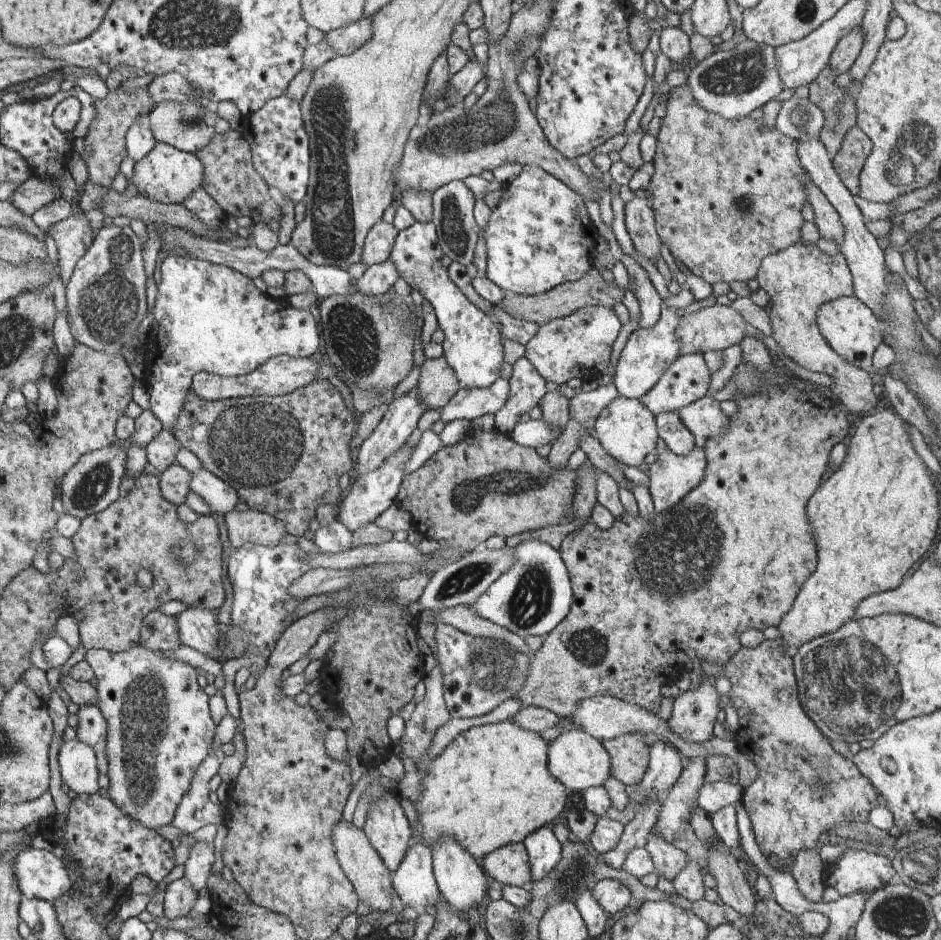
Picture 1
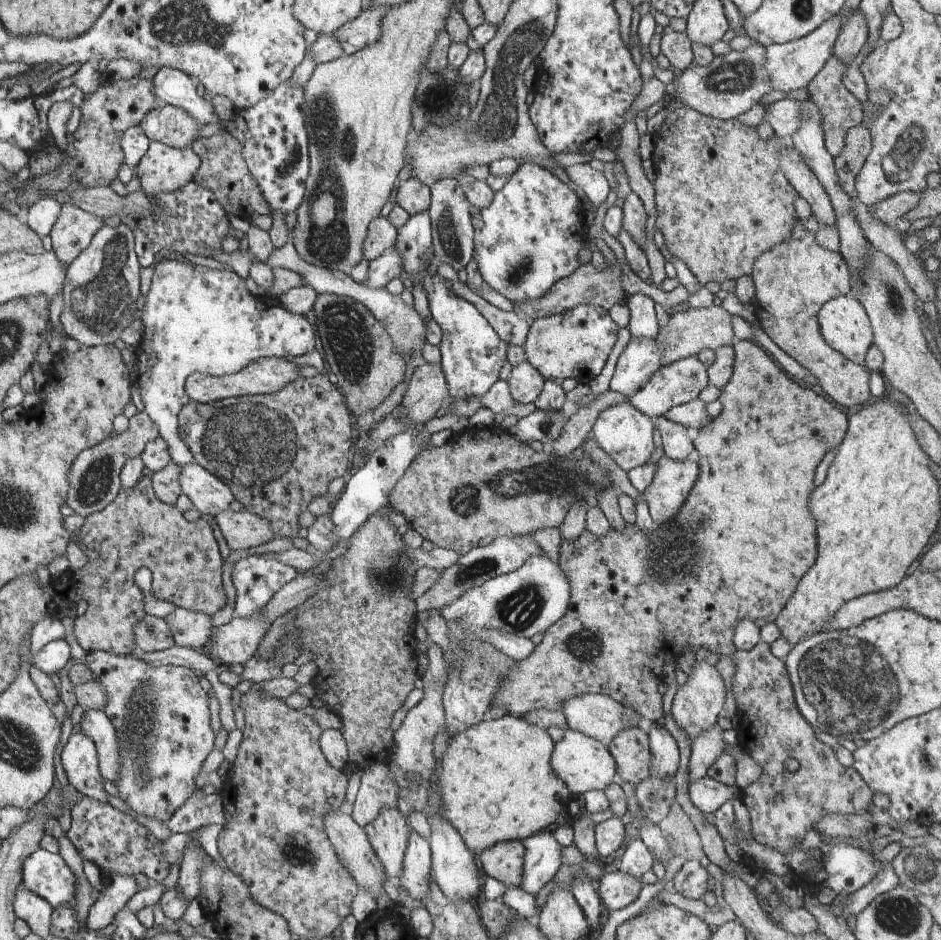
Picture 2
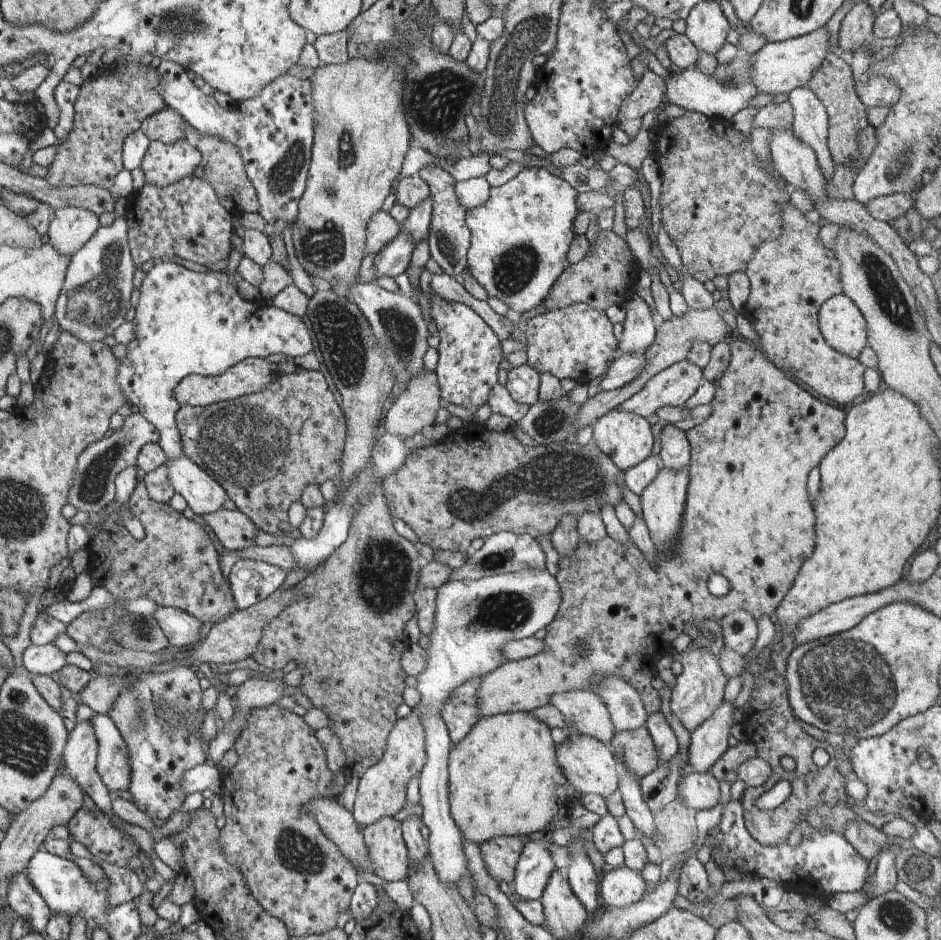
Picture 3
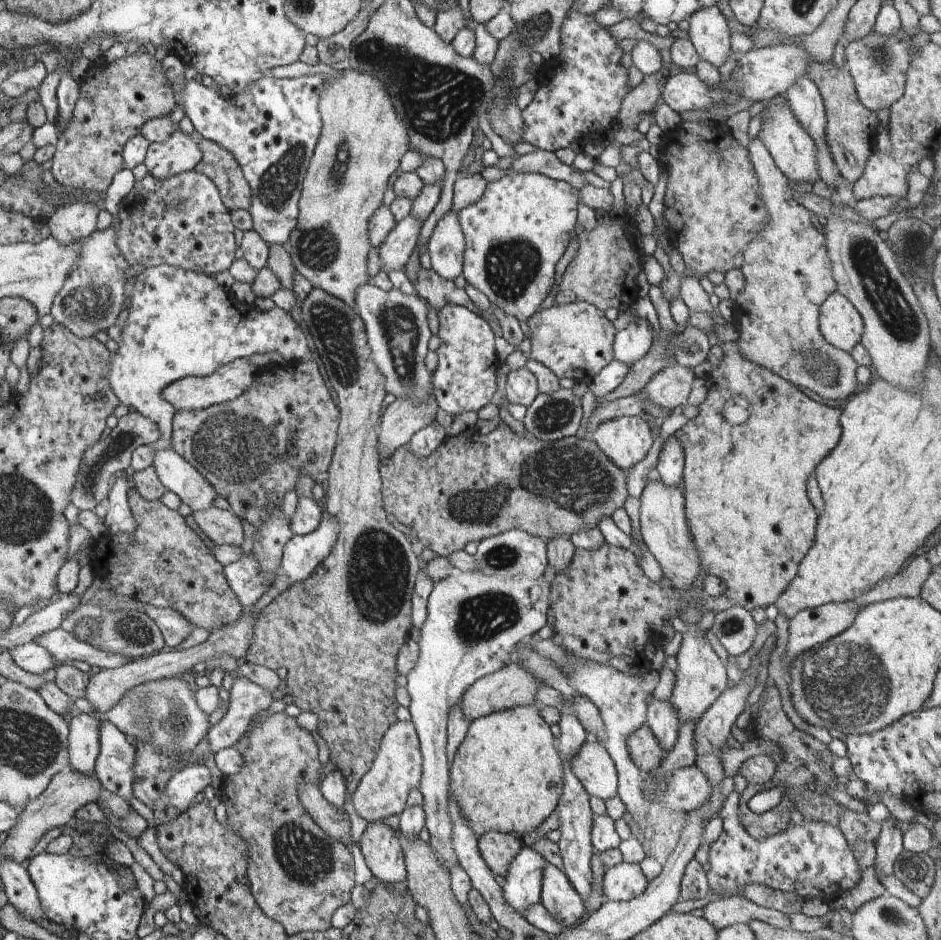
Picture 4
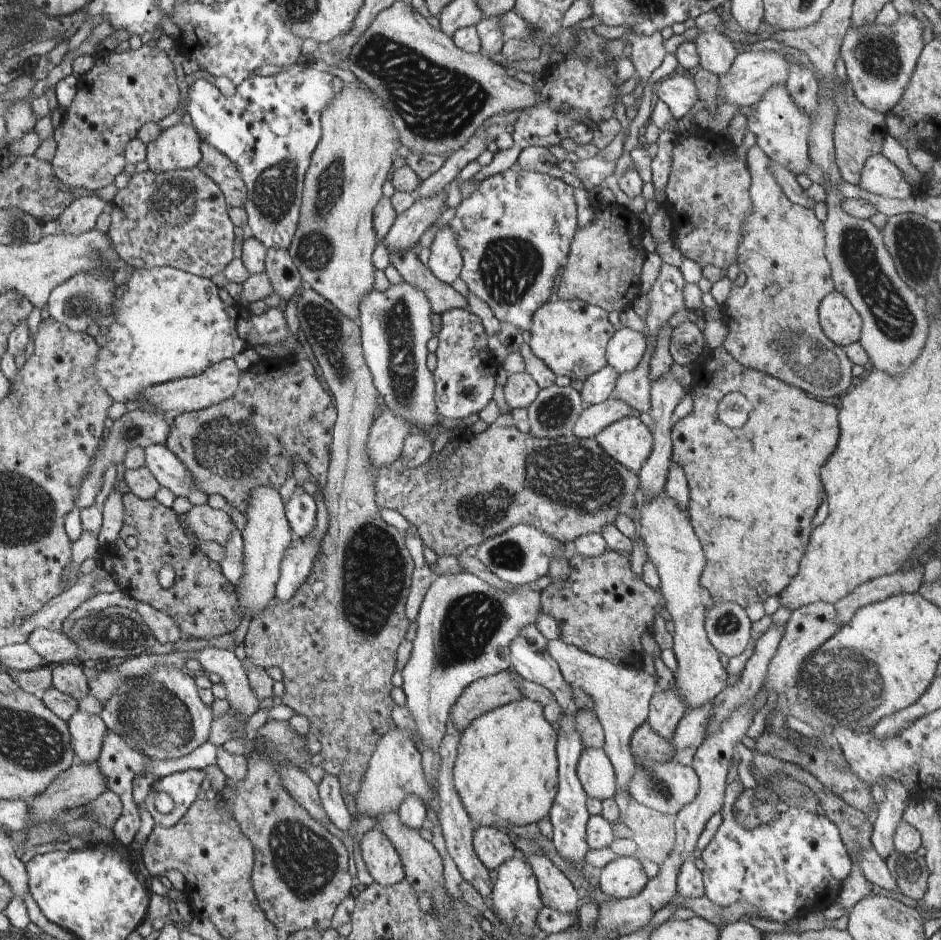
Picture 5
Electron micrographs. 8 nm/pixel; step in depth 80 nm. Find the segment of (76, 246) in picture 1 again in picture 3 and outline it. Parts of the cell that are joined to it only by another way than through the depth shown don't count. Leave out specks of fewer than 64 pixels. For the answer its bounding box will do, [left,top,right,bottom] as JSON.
[48,207,98,257]

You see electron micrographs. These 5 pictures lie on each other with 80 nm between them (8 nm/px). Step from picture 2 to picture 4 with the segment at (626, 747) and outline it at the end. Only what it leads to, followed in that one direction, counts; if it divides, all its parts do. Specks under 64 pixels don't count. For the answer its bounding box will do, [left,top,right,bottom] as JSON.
[625,725,668,774]

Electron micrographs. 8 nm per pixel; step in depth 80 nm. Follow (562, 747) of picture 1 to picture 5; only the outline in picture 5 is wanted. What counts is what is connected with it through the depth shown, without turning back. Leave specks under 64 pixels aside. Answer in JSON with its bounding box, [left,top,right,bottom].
[576,748,616,802]

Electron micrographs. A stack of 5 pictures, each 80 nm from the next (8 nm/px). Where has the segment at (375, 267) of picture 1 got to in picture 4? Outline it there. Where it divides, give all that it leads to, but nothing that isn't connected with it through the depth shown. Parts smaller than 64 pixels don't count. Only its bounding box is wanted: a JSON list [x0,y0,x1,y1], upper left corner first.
[378,212,421,273]

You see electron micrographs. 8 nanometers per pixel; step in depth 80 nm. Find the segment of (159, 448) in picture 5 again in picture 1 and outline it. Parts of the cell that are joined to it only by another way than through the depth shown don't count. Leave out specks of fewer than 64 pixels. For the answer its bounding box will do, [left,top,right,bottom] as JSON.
[188,468,238,515]

